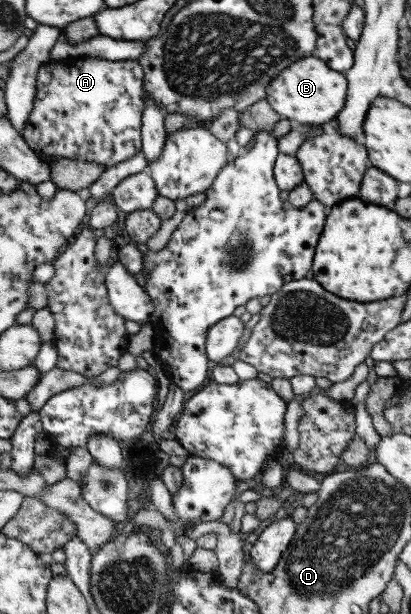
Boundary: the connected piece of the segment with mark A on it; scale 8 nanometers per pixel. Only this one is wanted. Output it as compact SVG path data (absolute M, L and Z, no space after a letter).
M84 57L74 61L45 62L36 73L34 99L28 119L24 121L23 141L48 165L64 157L112 166L141 148L140 121L144 97L143 72L136 60L107 61Z

